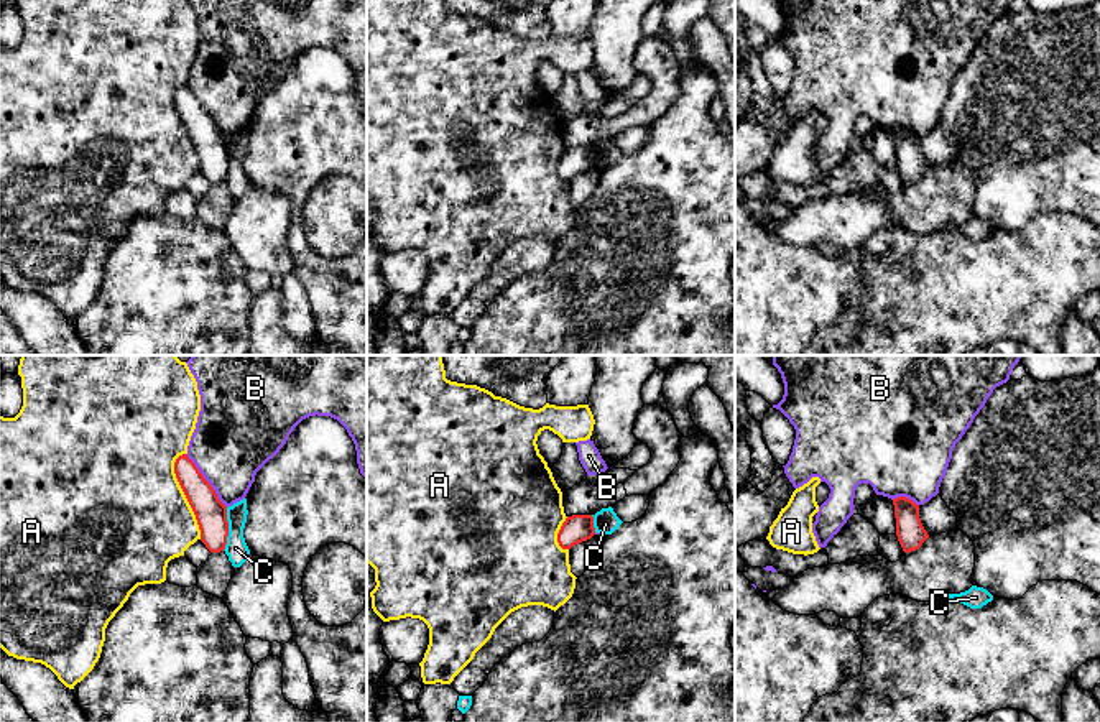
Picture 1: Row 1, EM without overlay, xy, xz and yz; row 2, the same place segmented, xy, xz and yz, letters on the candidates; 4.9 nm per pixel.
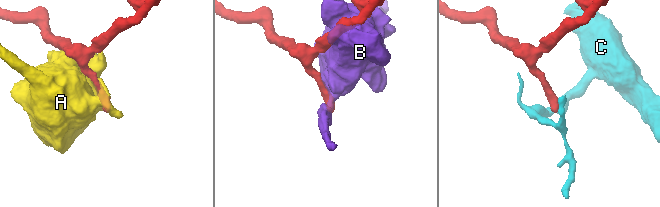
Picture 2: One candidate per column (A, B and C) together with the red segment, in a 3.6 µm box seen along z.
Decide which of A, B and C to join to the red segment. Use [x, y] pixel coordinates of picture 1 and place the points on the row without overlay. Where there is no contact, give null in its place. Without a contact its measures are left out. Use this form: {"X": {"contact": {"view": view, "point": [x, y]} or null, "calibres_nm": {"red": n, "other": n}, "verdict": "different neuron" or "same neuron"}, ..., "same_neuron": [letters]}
{"A": {"contact": {"view": "xy", "point": [184, 125]}, "calibres_nm": {"red": 160, "other": 500}, "verdict": "different neuron"}, "B": {"contact": {"view": "xy", "point": [206, 112]}, "calibres_nm": {"red": 160, "other": 400}, "verdict": "different neuron"}, "C": {"contact": {"view": "xy", "point": [227, 160]}, "calibres_nm": {"red": 160, "other": 110}, "verdict": "different neuron"}, "same_neuron": []}

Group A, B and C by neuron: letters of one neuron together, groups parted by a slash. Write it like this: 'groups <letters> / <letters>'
groups A / B / C

